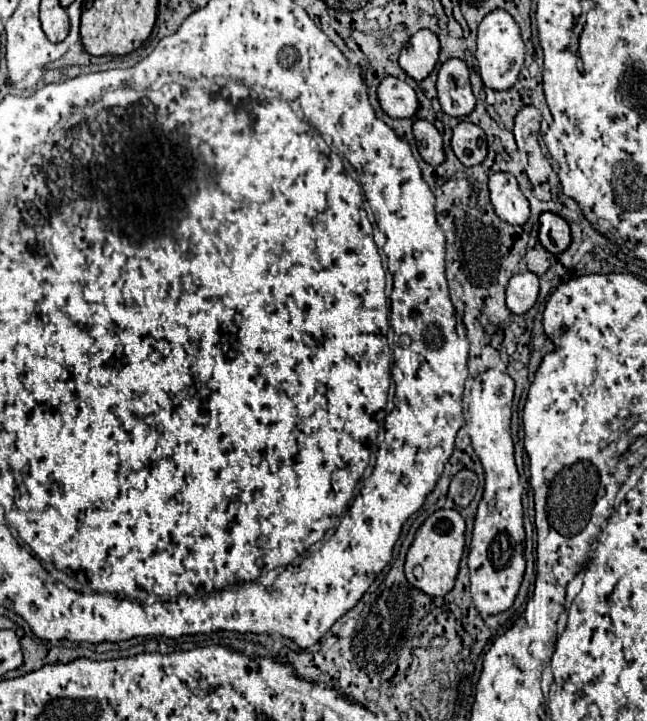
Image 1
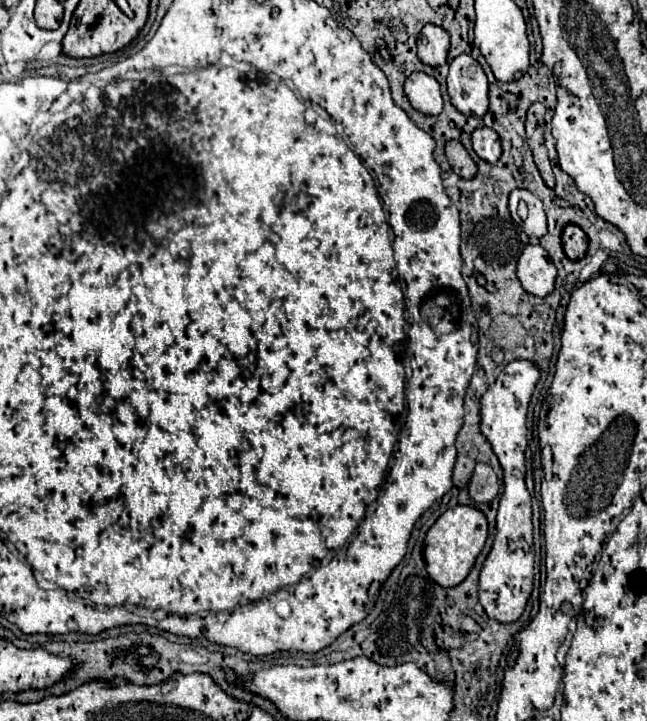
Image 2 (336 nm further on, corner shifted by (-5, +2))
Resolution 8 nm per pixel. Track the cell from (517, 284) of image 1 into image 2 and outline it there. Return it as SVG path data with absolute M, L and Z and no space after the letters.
M538 243L526 245L518 259L518 279L522 287L536 297L546 297L554 291L556 267L552 265L542 245Z

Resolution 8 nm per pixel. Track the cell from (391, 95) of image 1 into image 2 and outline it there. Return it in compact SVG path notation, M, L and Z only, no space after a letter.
M412 73L404 83L404 93L410 105L424 115L436 115L442 111L440 85L426 73Z

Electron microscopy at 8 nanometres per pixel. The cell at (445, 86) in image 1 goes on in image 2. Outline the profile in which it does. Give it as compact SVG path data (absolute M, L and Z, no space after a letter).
M458 55L450 63L448 95L452 105L470 117L484 117L488 111L488 81L480 63L470 55Z

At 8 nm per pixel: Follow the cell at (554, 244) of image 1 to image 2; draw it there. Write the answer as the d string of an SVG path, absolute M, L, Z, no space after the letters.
M566 225L562 231L562 247L568 259L582 259L588 249L588 237L578 225Z

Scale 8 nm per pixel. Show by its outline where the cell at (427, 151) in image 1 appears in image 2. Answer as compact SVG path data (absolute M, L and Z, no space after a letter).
M448 141L446 143L446 157L450 167L454 169L456 175L470 179L476 173L476 163L472 161L472 157L468 155L468 151L458 143L458 141Z

